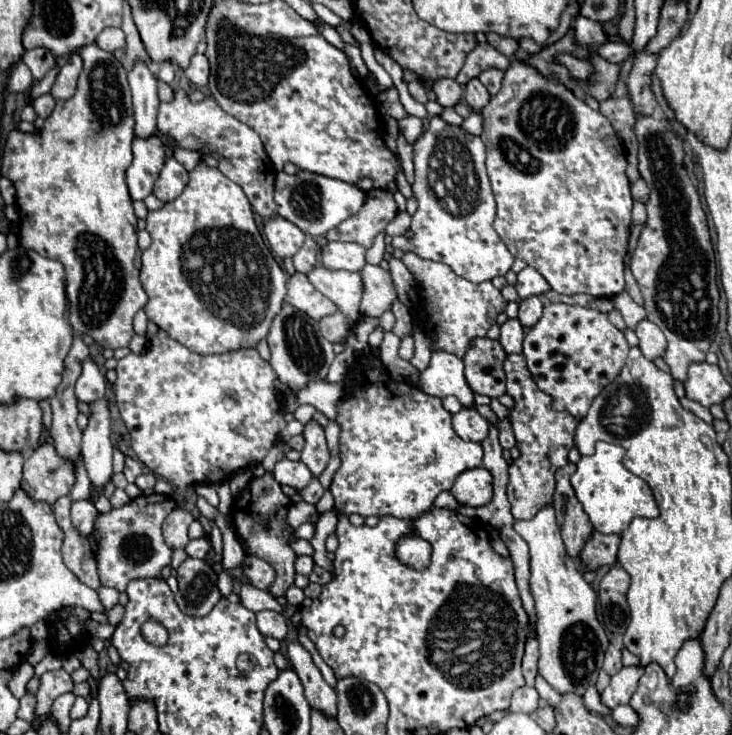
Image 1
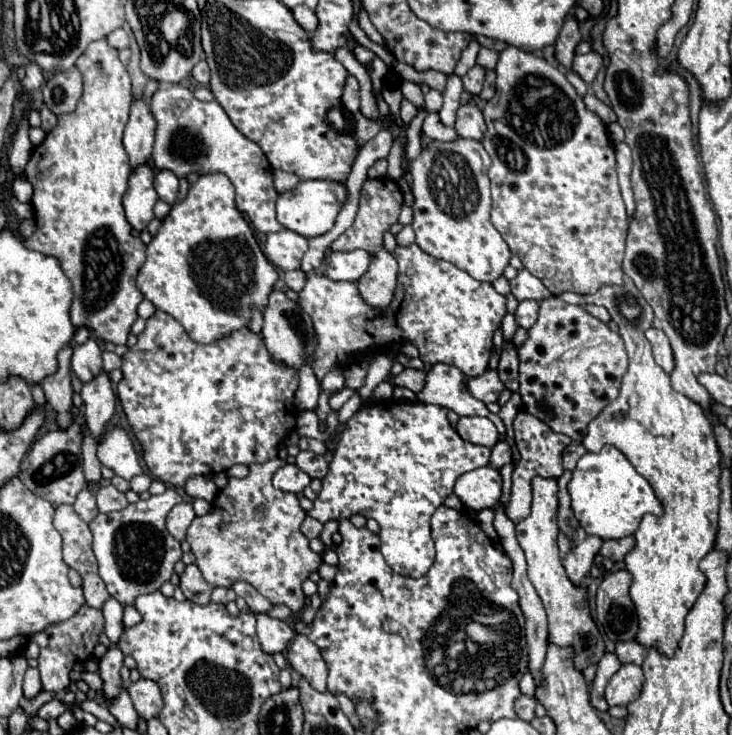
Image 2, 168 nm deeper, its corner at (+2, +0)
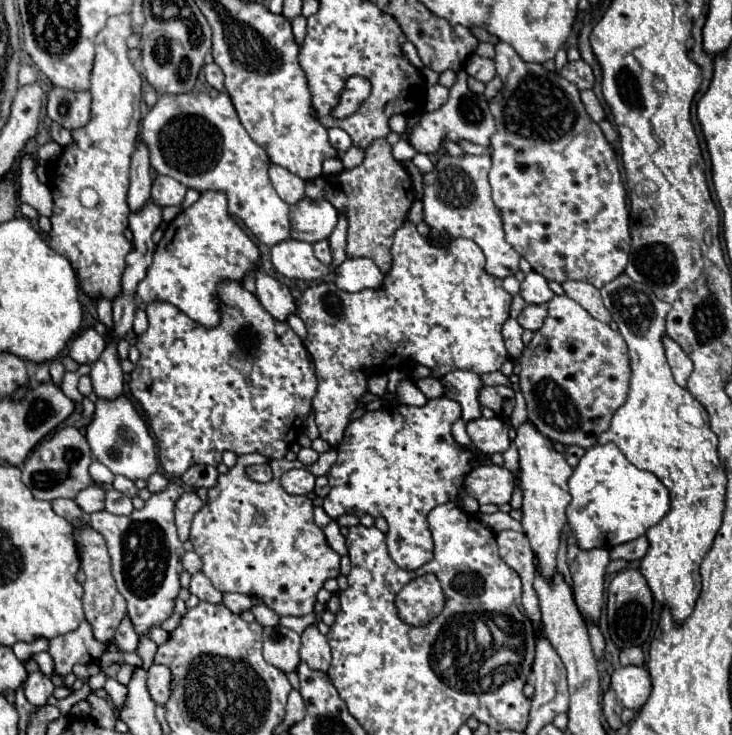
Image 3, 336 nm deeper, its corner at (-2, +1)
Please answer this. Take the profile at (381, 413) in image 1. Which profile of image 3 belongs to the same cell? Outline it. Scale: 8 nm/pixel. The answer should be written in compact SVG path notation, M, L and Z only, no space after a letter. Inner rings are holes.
M441 396L429 400L425 406L407 406L407 404L391 404L377 412L365 412L361 418L353 420L345 432L343 442L337 446L337 462L329 470L329 486L331 492L325 496L323 510L331 518L339 518L343 514L371 514L383 516L389 524L387 532L387 548L389 556L405 570L417 570L433 556L433 540L427 528L427 514L445 502L455 500L459 488L463 486L463 478L467 472L475 468L473 454L469 450L461 450L451 434L451 426L461 418L459 402Z

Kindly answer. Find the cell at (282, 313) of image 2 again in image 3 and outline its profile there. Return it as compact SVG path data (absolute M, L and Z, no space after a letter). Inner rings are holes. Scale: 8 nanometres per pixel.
M255 270L257 298L263 308L277 320L287 320L289 314L295 314L295 300L285 284L271 278L263 270Z

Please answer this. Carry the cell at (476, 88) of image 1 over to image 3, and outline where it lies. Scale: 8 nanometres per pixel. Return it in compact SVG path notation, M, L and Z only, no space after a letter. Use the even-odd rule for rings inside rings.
M471 54L467 64L465 64L465 72L473 78L477 78L479 82L489 82L495 76L495 62L491 58L483 58L479 54Z

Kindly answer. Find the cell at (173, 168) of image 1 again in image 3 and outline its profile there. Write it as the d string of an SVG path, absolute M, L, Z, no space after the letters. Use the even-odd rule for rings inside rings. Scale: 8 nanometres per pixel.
M157 176L155 182L153 182L153 190L151 190L151 200L153 204L157 204L159 208L165 208L165 206L179 206L185 198L185 192L187 188L169 178L169 176Z

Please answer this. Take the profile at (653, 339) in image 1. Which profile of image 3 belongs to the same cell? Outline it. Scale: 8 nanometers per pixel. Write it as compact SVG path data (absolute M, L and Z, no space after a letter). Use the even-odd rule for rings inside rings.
M665 338L665 352L667 352L667 360L669 360L669 366L673 370L673 376L675 376L675 382L679 386L687 386L687 378L691 374L691 368L693 368L693 362L691 358L681 350L681 346L677 342L673 342L671 338Z

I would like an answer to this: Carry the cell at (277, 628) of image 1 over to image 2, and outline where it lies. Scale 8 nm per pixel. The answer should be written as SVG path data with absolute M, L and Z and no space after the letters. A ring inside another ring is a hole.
M257 613L257 639L267 653L285 651L295 631L289 623L269 617L267 613Z

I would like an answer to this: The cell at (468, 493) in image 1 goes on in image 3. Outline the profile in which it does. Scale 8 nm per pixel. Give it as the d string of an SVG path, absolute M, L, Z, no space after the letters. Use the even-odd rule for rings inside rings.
M483 464L469 472L465 478L465 492L473 496L479 504L495 504L503 506L511 500L515 488L513 474L495 464Z

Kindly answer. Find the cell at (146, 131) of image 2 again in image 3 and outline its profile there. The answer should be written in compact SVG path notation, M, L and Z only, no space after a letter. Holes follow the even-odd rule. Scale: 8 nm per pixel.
M143 142L137 144L131 160L131 186L127 192L127 204L131 212L139 212L151 198L151 166L149 152Z

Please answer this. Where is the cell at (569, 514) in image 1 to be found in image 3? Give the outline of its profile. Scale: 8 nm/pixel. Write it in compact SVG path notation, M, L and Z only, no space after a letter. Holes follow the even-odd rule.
M571 534L567 544L569 544L567 558L577 608L585 620L597 624L603 608L603 584L605 584L605 568L609 564L609 552L603 548L595 548L591 552L579 552L575 538Z

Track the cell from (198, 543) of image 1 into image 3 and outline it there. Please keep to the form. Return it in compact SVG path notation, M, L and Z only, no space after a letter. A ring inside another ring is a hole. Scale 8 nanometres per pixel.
M185 552L181 564L183 564L183 568L185 568L191 576L201 570L201 558L199 558L195 552Z

